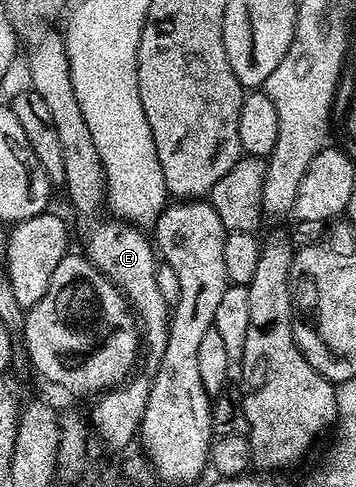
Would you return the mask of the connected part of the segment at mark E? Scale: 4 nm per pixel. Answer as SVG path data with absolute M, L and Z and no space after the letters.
M54 31L51 34L44 35L43 39L39 39L39 43L34 45L33 48L30 48L27 53L28 62L30 65L31 71L31 83L32 83L32 92L35 92L39 95L39 99L43 99L43 104L47 106L47 111L51 114L51 119L55 123L55 132L59 135L59 144L63 147L63 171L65 172L65 179L63 182L63 188L69 192L69 201L73 204L73 209L77 213L82 213L83 216L89 217L85 222L81 225L81 237L85 240L85 249L83 248L84 256L88 257L89 261L95 268L99 270L100 273L106 273L109 276L109 280L113 282L114 285L117 286L118 289L121 290L122 293L125 294L130 306L139 314L140 324L143 326L143 341L147 346L149 345L149 354L144 354L143 357L143 365L145 361L145 373L140 373L140 371L134 372L132 376L130 376L128 381L124 381L121 385L118 385L115 389L110 389L98 396L96 398L97 401L93 405L93 425L91 421L91 429L98 433L99 436L102 437L103 440L106 441L107 444L110 445L113 449L121 449L124 445L134 444L135 438L138 436L139 430L141 428L141 420L143 419L143 411L147 407L147 399L149 398L149 392L151 391L151 387L153 386L153 376L157 373L157 368L159 367L159 363L163 359L163 351L165 350L165 344L167 343L167 335L169 334L167 328L167 322L171 316L170 306L166 305L165 300L163 299L163 295L159 295L159 287L155 283L155 275L157 274L157 267L159 264L158 254L155 252L155 245L152 240L149 241L144 237L142 230L140 228L134 227L126 222L117 220L116 217L112 215L104 215L105 217L97 217L101 213L103 213L103 206L106 204L107 198L105 195L105 172L103 171L103 163L99 159L99 150L95 147L95 139L91 139L91 130L87 127L87 119L83 119L83 110L79 108L79 99L75 99L75 87L71 83L71 67L69 66L69 60L67 59L67 55L65 54L65 38L62 36L60 32Z

